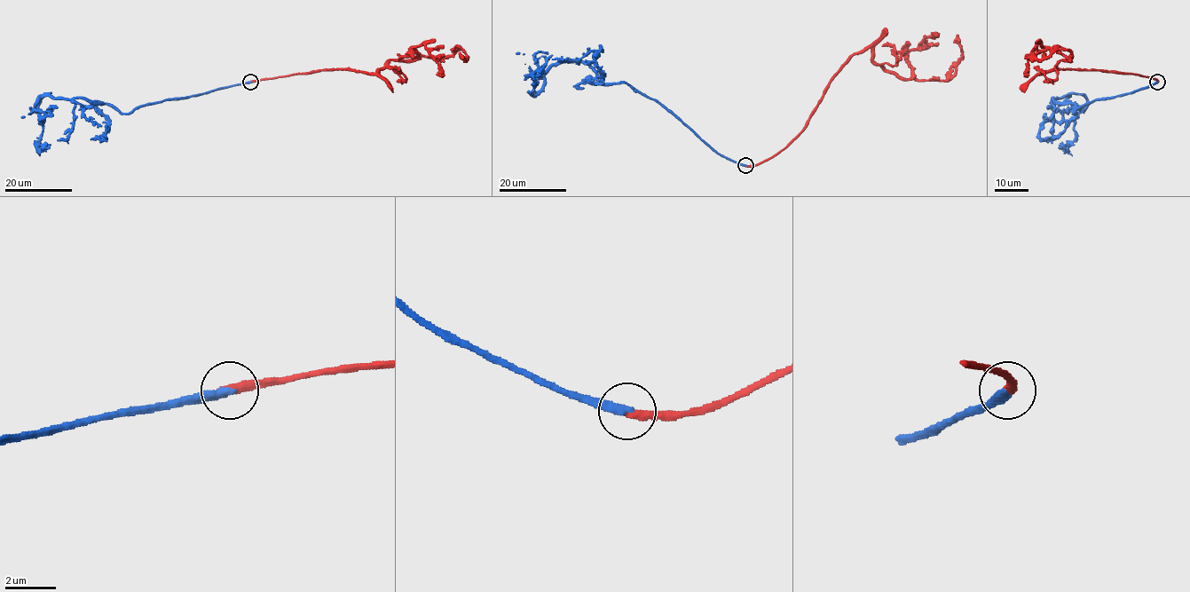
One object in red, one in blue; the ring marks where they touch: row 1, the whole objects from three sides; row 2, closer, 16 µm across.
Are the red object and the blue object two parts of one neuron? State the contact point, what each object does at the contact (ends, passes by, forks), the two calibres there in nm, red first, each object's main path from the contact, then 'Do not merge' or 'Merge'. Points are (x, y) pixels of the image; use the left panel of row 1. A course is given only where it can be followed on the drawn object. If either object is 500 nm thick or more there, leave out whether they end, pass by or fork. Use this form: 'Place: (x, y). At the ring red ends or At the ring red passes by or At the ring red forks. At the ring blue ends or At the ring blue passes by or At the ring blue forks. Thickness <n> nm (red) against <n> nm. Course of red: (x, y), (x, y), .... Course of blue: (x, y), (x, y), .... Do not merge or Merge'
Place: (250, 82). At the ring red ends. At the ring blue ends. Thickness 380 nm (red) against 320 nm. Course of red: (250, 82), (319, 70), (355, 69), (375, 74), (390, 60), (450, 57), (461, 49), (467, 56), (461, 59). Course of blue: (250, 82), (139, 106), (128, 113), (82, 98), (43, 94), (38, 106), (43, 130), (39, 148), (50, 147). Merge

